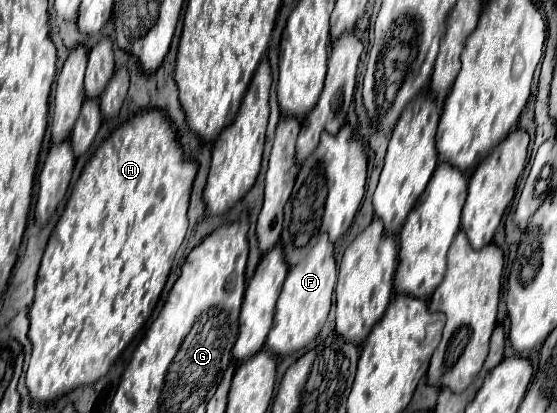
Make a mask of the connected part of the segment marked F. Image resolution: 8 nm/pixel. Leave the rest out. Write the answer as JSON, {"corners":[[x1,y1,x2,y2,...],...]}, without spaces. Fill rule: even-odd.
{"corners":[[321,234,317,246,309,252,309,256,297,266,293,266,287,274,283,292,277,300,273,328,265,342,265,348,271,354,289,356,297,350,303,350,307,344,311,344,317,338,331,310,335,282,337,282,337,264,333,256,333,244,327,240,327,234]]}

